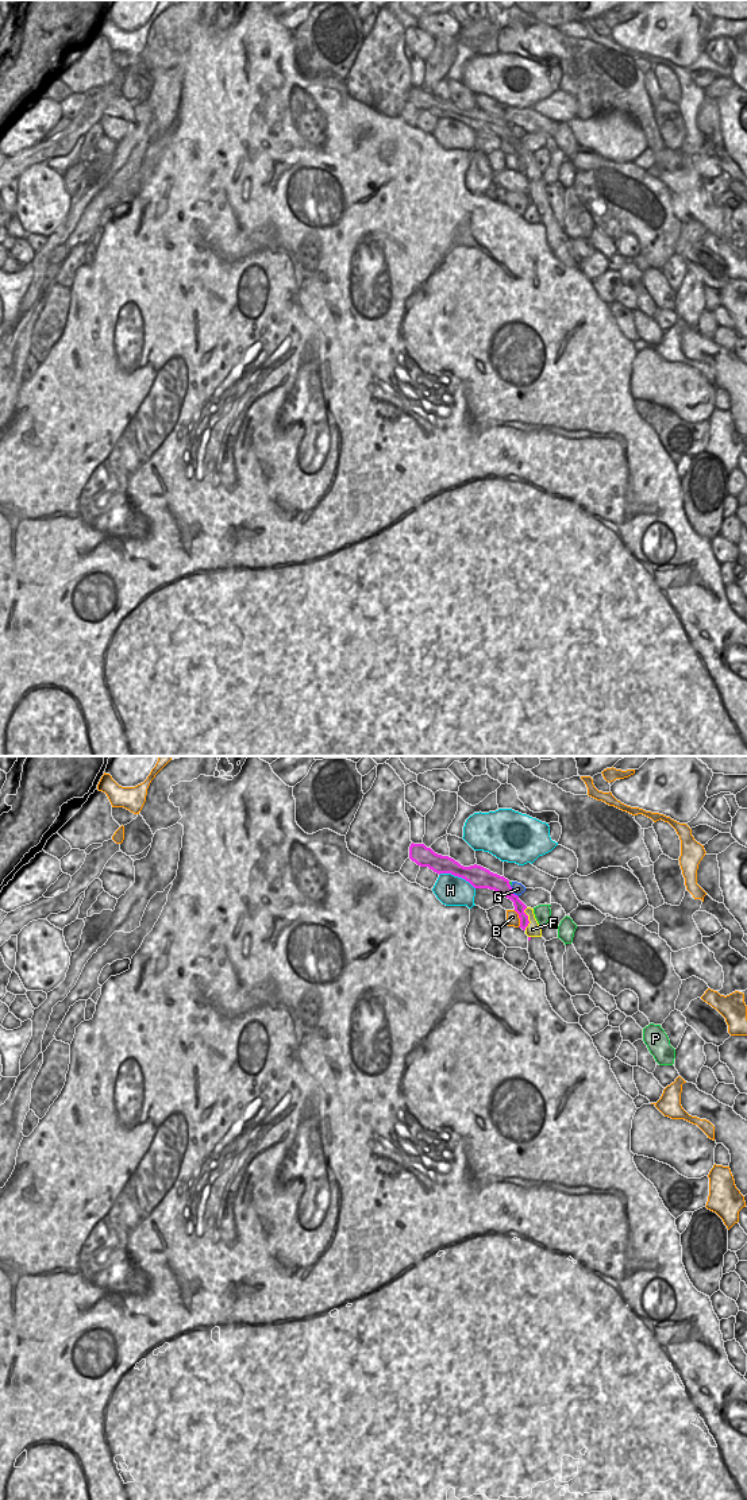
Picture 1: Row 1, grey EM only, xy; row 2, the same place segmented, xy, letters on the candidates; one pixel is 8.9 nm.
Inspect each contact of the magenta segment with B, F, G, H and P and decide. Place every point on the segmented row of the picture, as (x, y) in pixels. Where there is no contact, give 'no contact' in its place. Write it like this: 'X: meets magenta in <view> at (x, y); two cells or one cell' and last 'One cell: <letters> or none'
B: meets magenta in xy at (519, 917); two cells
F: meets magenta in xy at (527, 918); two cells
G: meets magenta in xy at (511, 891); two cells
H: meets magenta in xy at (457, 875); two cells
P: meets magenta in xy at (508, 883); two cells
One cell: none

